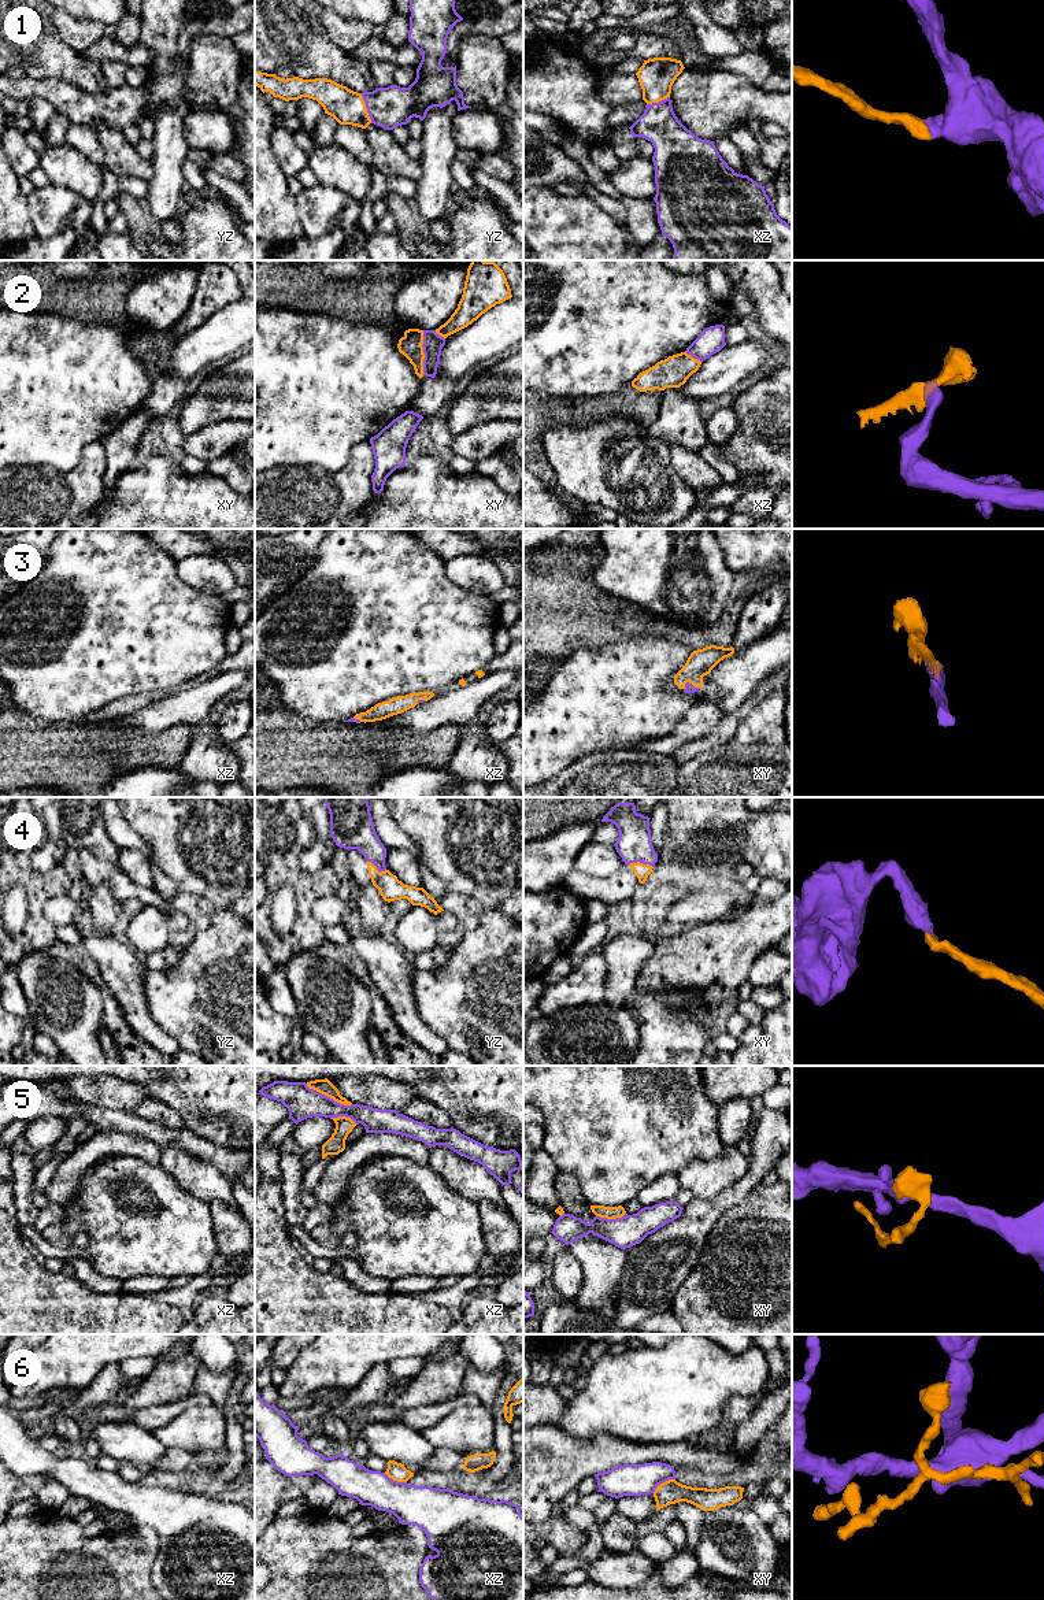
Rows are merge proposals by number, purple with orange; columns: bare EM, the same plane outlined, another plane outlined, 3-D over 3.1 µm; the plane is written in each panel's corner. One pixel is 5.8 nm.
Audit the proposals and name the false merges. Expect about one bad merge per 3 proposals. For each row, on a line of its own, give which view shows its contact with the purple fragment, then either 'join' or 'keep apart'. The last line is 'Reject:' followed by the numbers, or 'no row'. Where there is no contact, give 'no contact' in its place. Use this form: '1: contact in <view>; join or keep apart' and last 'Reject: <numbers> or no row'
1: contact in yz; join
2: contact in xy; keep apart
3: contact in xy; join
4: contact in xy; join
5: contact in xz; keep apart
6: contact in xy; keep apart
Reject: 2, 5, 6

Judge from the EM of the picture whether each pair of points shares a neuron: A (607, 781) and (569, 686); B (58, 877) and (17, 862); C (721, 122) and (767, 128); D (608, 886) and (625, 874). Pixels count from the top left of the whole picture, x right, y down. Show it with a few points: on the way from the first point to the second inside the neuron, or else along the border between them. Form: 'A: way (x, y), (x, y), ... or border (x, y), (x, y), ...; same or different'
A: border (596, 751), (584, 755), (567, 767); different
B: way (48, 878), (33, 878), (26, 871); same
C: border (763, 122), (774, 122), (777, 125); different
D: way (613, 885), (621, 878); same

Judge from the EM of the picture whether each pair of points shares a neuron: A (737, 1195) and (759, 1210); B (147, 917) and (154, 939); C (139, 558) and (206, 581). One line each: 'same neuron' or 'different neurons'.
A: different neurons
B: same neuron
C: different neurons

